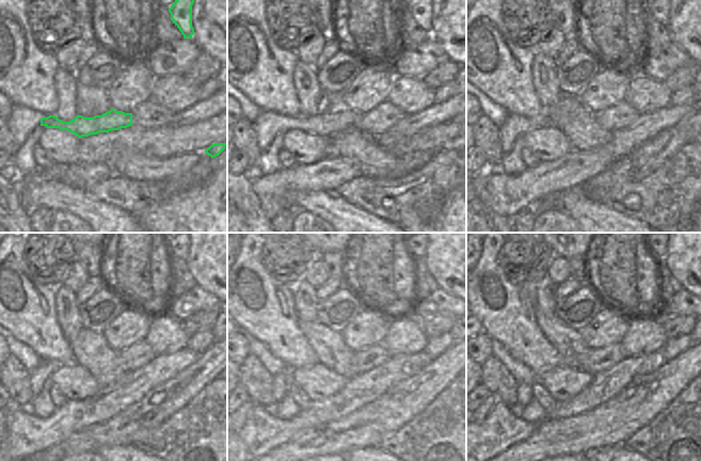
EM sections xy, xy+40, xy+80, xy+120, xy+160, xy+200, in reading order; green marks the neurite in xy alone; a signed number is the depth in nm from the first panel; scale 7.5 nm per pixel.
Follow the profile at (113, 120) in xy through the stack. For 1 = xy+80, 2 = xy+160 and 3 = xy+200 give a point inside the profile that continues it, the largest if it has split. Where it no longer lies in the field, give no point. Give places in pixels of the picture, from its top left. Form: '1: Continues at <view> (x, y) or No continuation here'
1: Continues at xy+80 (528, 124)
2: Continues at xy+160 (279, 378)
3: Continues at xy+200 (519, 388).

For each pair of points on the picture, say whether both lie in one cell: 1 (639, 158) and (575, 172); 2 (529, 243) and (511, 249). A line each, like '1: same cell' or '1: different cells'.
1: different cells
2: same cell

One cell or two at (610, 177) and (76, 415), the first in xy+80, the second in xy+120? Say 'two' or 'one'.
two

